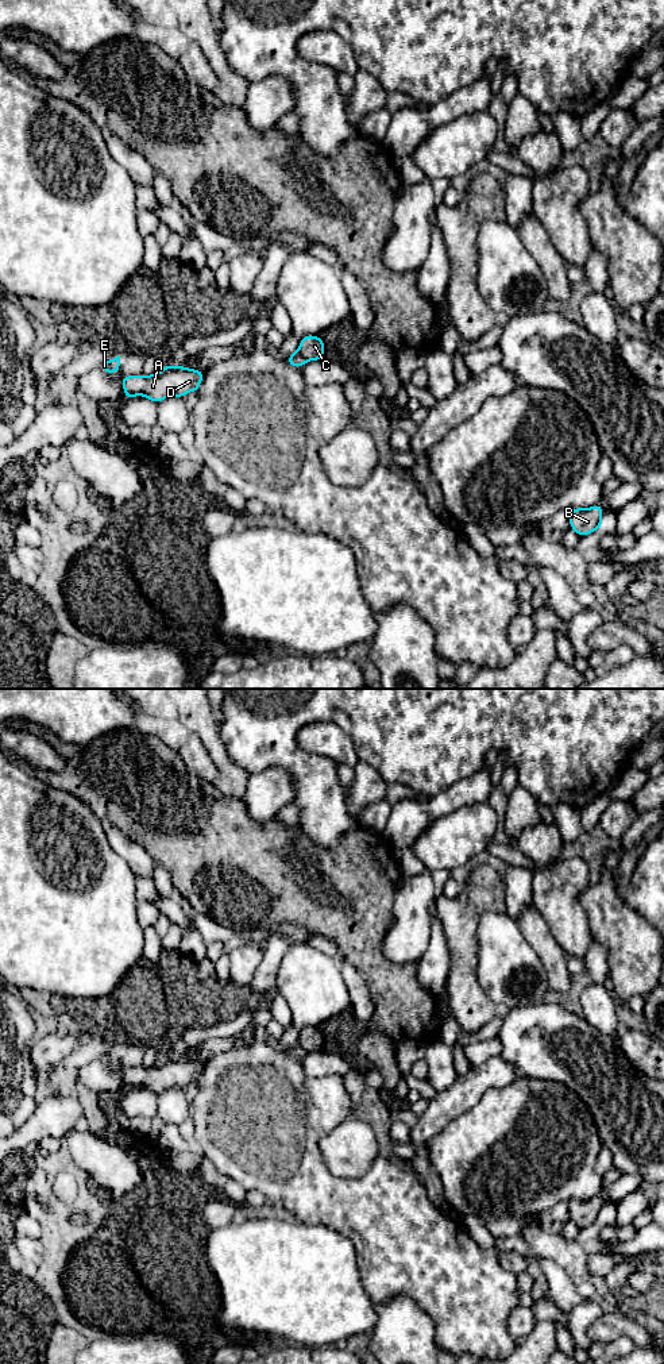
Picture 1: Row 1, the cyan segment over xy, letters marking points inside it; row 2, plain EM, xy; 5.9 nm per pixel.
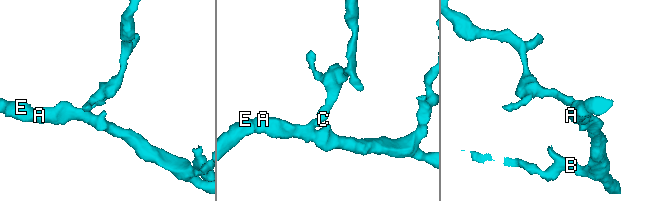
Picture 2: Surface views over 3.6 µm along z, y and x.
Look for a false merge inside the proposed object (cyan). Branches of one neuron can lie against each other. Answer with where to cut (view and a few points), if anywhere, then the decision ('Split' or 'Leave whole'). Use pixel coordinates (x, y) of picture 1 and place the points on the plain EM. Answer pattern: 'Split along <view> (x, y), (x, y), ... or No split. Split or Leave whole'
Split along xy (297, 1041), (307, 1052). Split

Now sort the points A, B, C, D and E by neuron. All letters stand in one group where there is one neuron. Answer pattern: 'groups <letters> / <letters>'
groups A B D E / C

